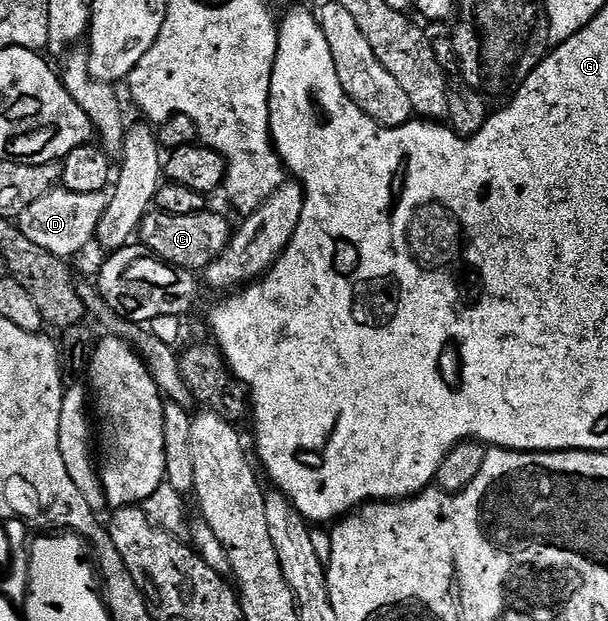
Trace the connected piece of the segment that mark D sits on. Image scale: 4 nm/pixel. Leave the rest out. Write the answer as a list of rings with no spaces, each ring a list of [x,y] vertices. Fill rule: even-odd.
[[[55,188],[26,208],[16,220],[16,225],[32,244],[52,252],[57,258],[68,260],[93,241],[108,202],[109,197],[104,192],[74,193],[71,190]]]

